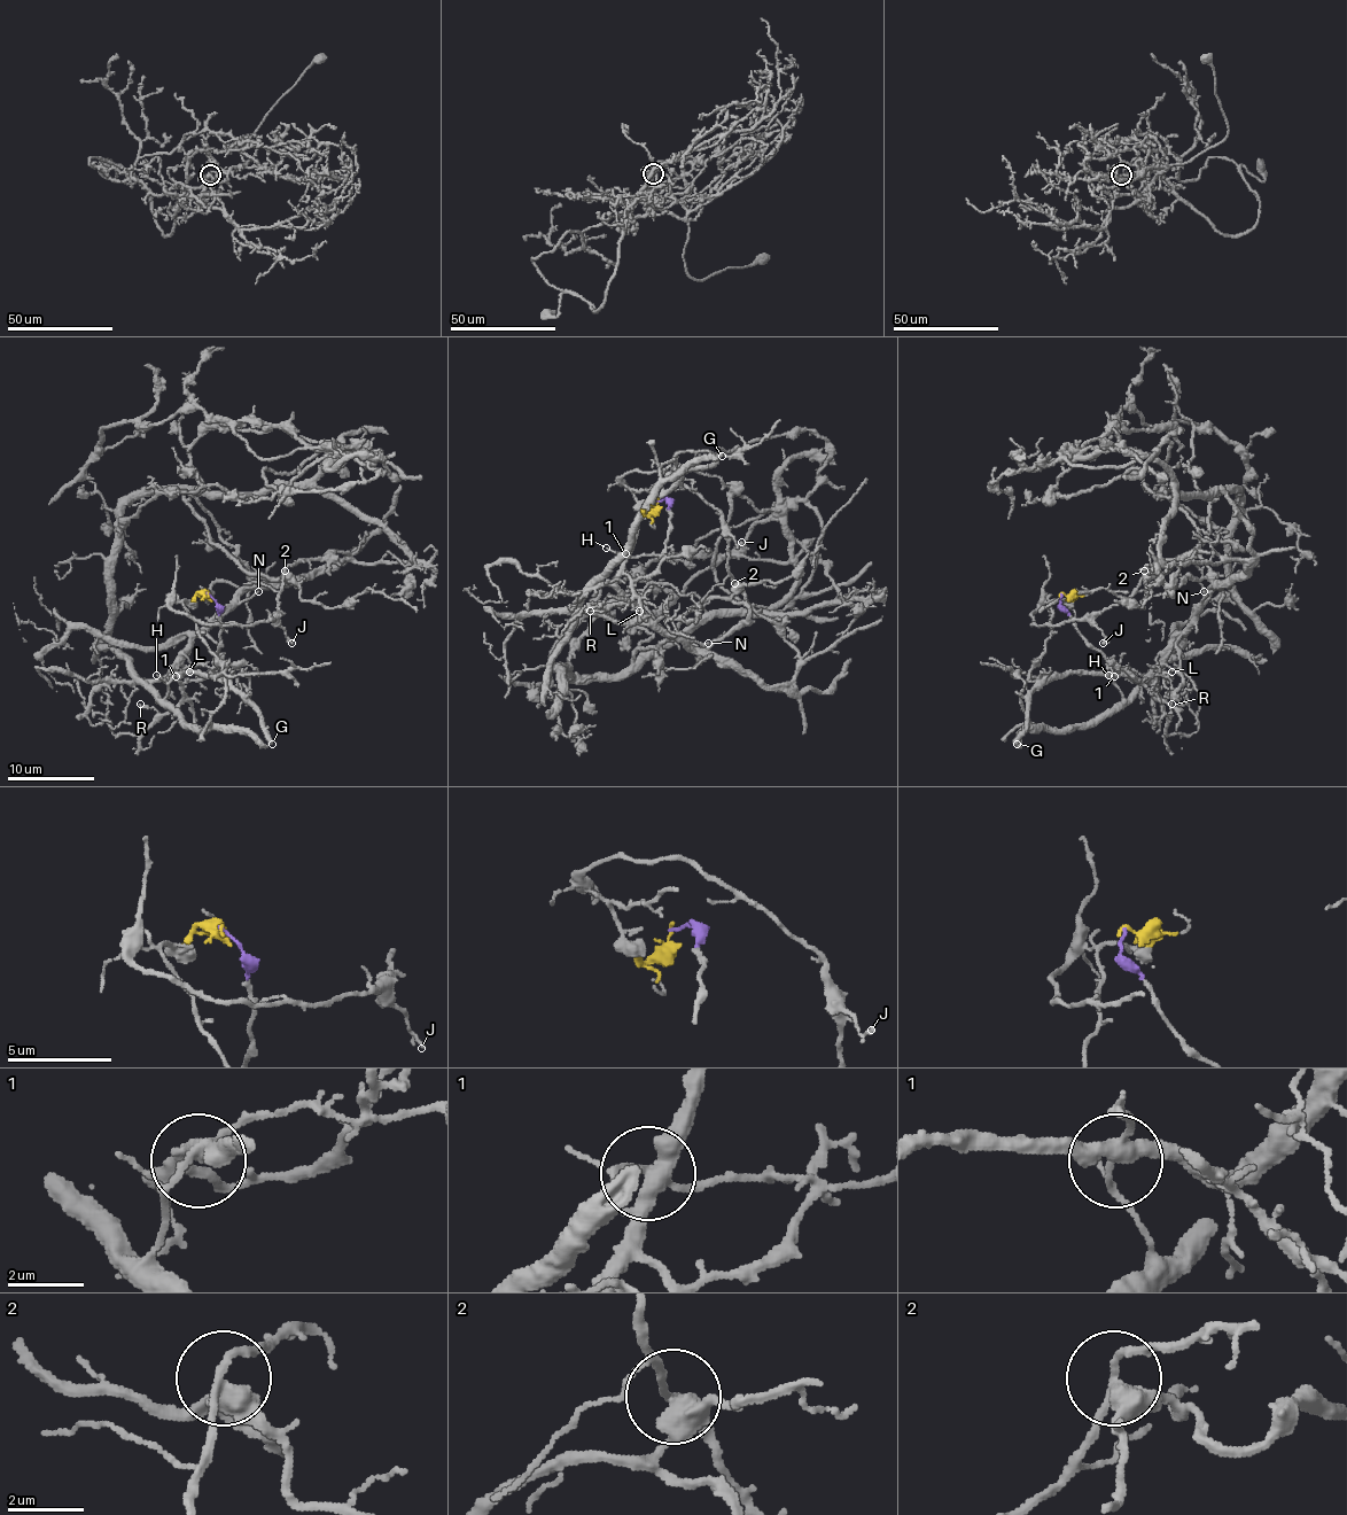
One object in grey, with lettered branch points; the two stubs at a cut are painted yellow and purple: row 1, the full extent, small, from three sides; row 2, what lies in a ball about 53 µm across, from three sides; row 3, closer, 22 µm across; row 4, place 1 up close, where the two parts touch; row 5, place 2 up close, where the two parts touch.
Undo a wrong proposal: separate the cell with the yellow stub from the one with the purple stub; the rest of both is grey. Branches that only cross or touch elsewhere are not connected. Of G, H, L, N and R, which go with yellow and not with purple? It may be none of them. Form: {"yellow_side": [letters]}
{"yellow_side": ["H"]}

